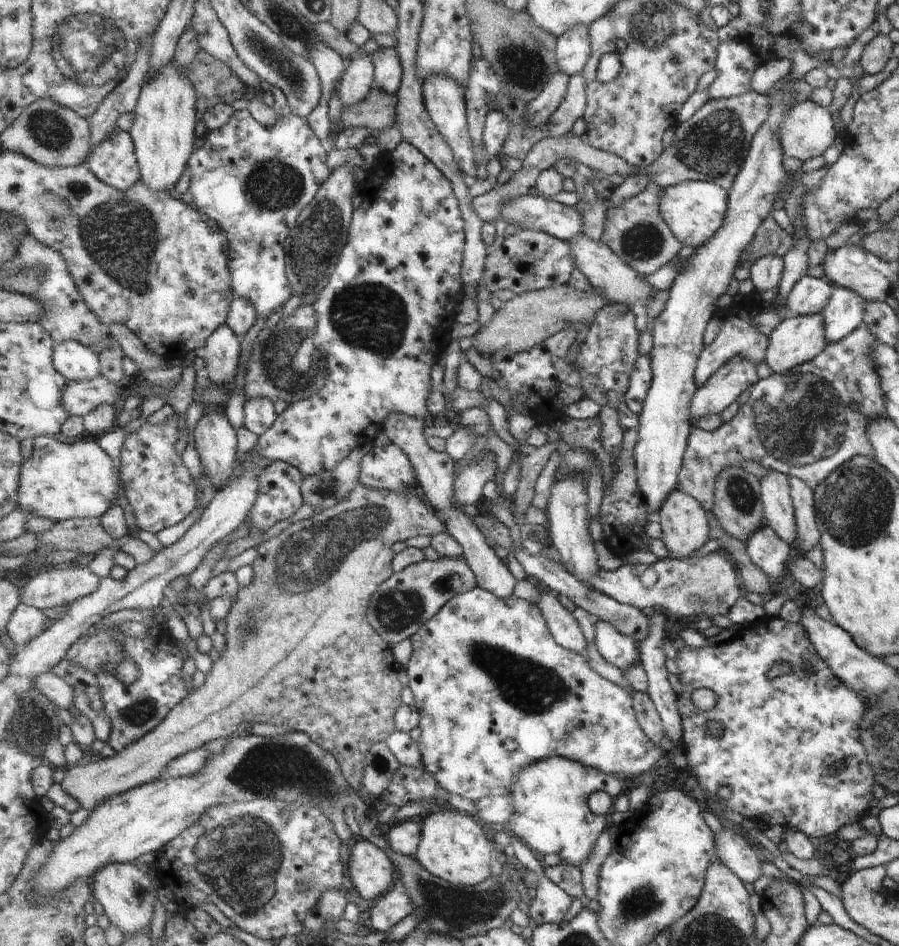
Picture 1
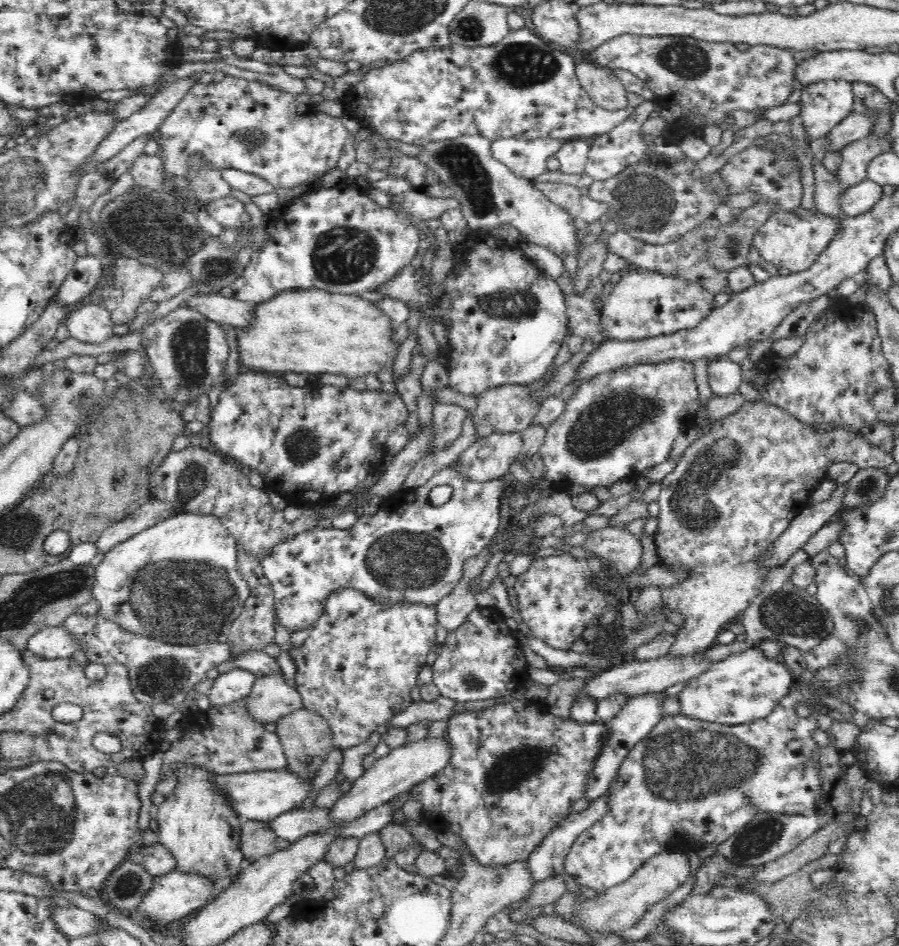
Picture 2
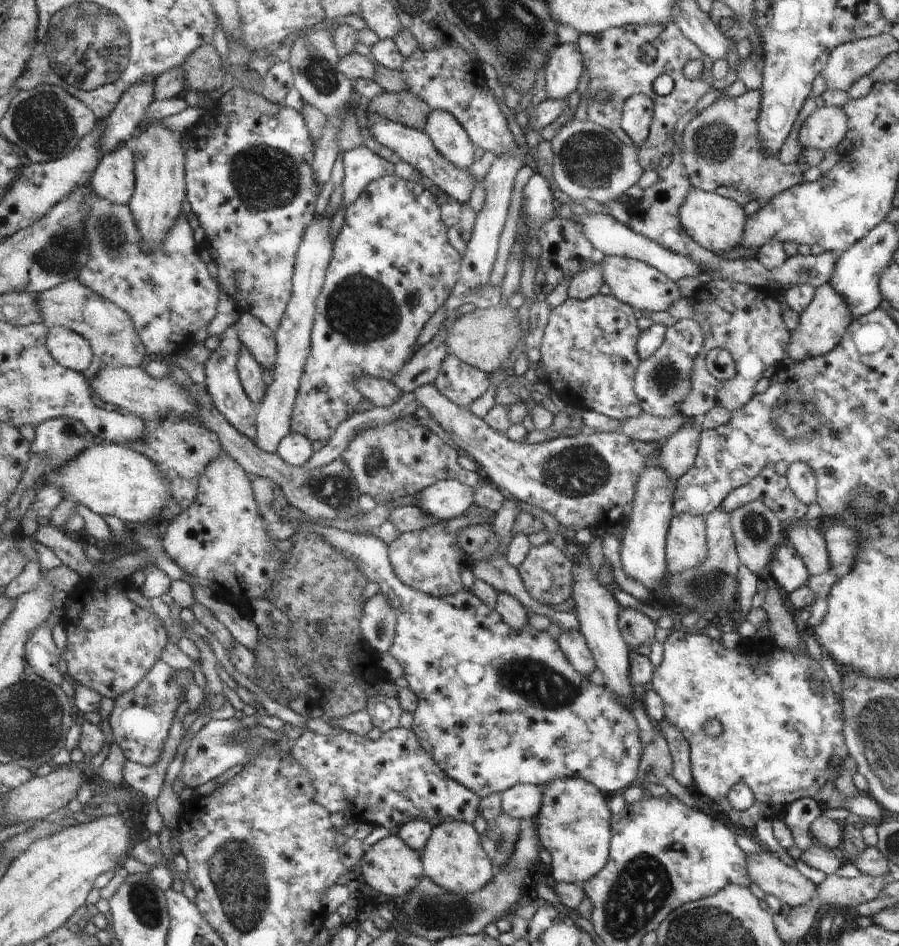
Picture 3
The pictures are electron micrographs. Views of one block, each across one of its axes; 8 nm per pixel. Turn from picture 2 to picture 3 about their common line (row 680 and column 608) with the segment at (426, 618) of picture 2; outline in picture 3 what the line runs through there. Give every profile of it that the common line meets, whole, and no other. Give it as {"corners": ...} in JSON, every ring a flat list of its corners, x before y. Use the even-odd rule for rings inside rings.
{"corners":[[598,294,584,301,567,298,552,310,540,348,549,376,543,384,557,391,567,405,593,410,622,422,644,409,636,393,636,374,641,359,636,310,616,296]]}

